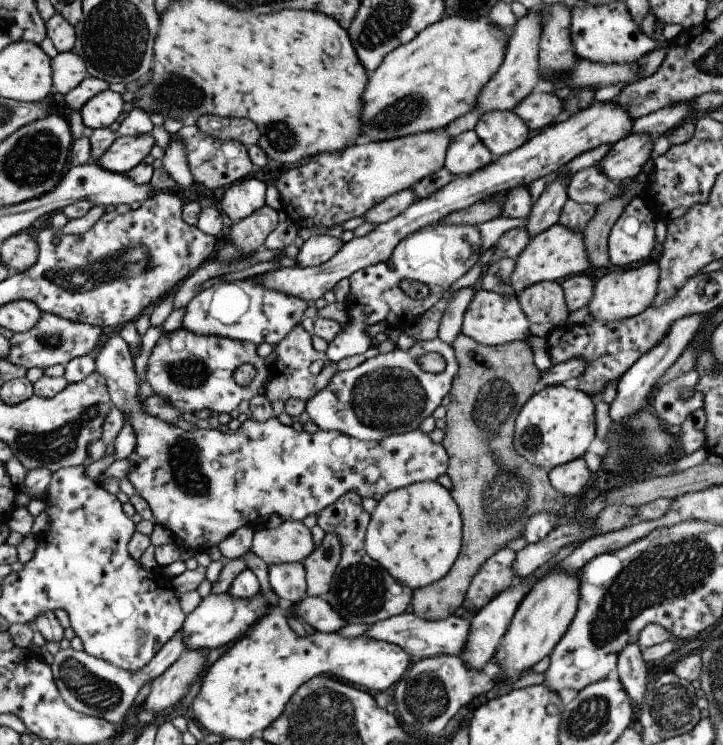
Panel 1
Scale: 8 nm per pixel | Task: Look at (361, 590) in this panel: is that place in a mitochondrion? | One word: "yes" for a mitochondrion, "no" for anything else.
yes

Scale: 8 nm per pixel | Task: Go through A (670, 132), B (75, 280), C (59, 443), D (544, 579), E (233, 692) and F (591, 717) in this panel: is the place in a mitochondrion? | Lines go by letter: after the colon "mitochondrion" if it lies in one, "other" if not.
A: other
B: mitochondrion
C: mitochondrion
D: other
E: other
F: mitochondrion

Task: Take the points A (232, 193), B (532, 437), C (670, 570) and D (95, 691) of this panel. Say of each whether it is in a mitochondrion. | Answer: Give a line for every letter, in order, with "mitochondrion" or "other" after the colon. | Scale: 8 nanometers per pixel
A: other
B: mitochondrion
C: mitochondrion
D: mitochondrion

